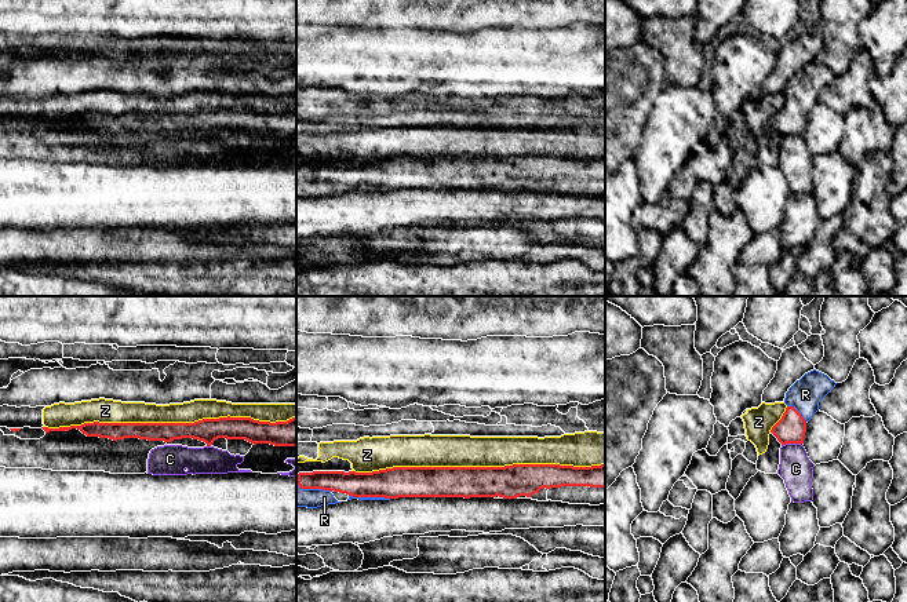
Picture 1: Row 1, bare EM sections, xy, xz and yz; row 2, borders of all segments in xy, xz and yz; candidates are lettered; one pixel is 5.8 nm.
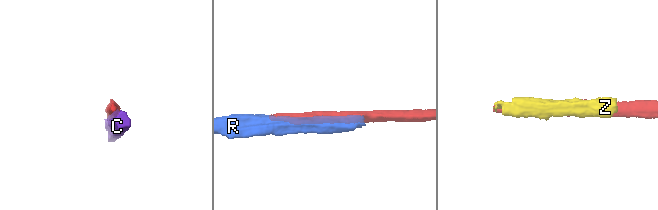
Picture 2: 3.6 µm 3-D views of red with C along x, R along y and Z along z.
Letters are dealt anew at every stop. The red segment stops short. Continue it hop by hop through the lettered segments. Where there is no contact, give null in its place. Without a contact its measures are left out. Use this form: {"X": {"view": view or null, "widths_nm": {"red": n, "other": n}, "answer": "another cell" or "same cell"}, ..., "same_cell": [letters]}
{"C": {"view": "yz", "widths_nm": {"red": 170, "other": 190}, "answer": "another cell"}, "R": {"view": "yz", "widths_nm": {"red": 170, "other": 190}, "answer": "same cell"}, "Z": {"view": "xy", "widths_nm": {"red": 140, "other": 130}, "answer": "another cell"}, "same_cell": ["R"]}

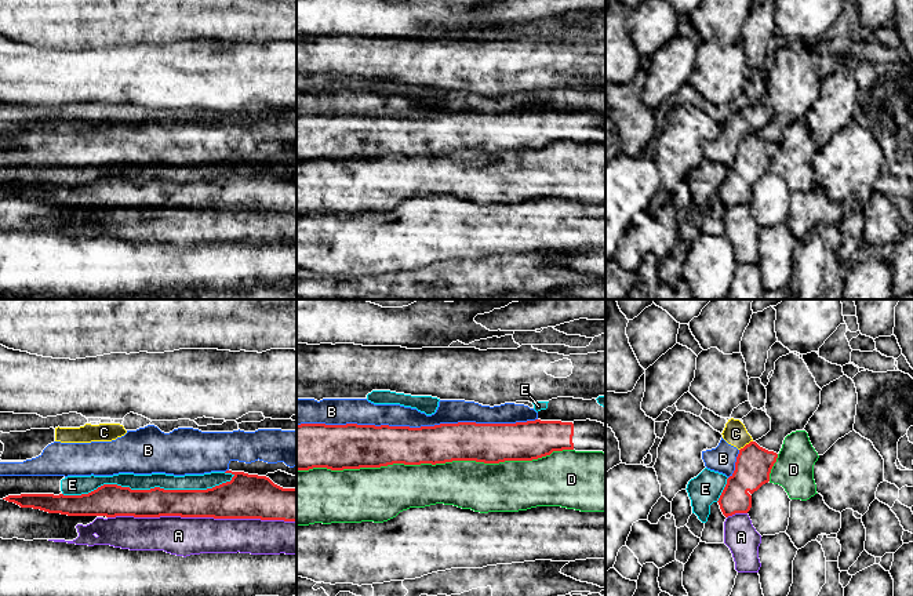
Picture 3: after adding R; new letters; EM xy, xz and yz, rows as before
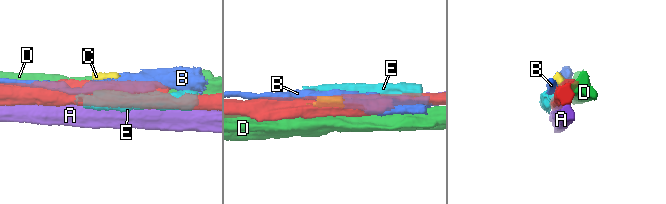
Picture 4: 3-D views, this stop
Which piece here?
{"A": {"view": "xy", "widths_nm": {"red": 240, "other": 220}, "answer": "another cell"}, "B": {"view": "xz", "widths_nm": {"red": 240, "other": 140}, "answer": "another cell"}, "C": {"view": "yz", "widths_nm": {"red": 220, "other": 140}, "answer": "another cell"}, "D": {"view": "xz", "widths_nm": {"red": 220, "other": 280}, "answer": "another cell"}, "E": {"view": "xy", "widths_nm": {"red": 190, "other": 100}, "answer": "another cell"}, "same_cell": []}

